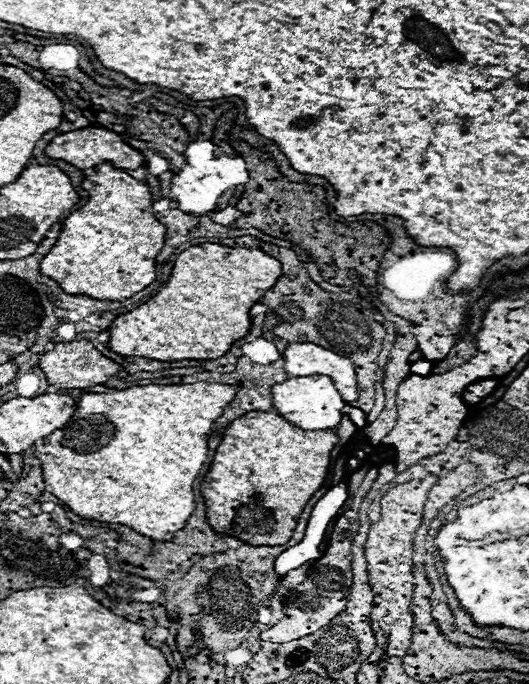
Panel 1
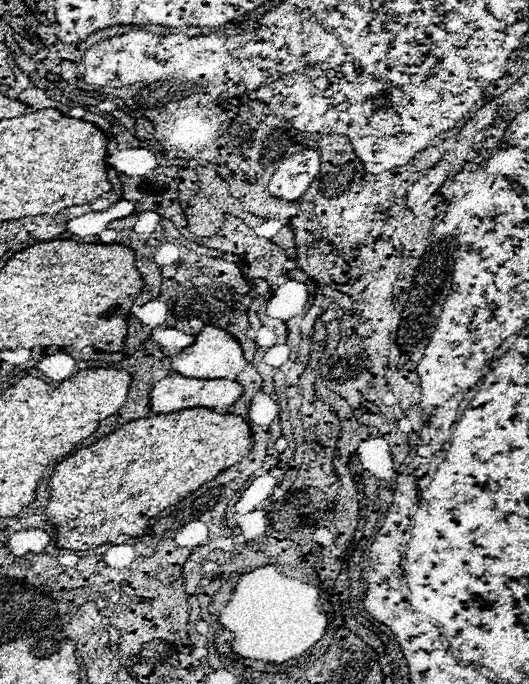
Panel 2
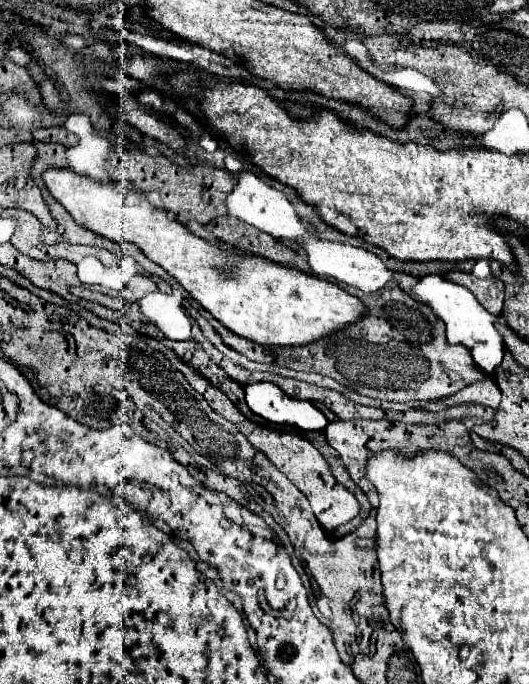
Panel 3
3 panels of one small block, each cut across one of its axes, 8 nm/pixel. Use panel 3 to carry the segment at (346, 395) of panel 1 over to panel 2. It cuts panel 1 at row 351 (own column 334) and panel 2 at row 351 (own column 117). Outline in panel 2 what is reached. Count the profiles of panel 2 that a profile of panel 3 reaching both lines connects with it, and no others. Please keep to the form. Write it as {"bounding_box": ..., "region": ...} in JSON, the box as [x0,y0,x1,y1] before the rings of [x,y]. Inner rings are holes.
{"bounding_box":[170,326,246,380],"region":[[[206,326],[204,330],[200,330],[200,332],[194,336],[194,342],[192,342],[190,348],[186,348],[184,352],[178,352],[178,354],[172,358],[170,368],[172,368],[172,372],[176,372],[176,374],[192,376],[192,378],[200,378],[200,380],[216,380],[216,378],[234,380],[236,374],[246,368],[246,360],[244,360],[242,350],[240,350],[240,346],[236,344],[234,338],[230,338],[230,336],[228,336],[226,332],[222,332],[222,330],[216,330],[216,328]]]}

